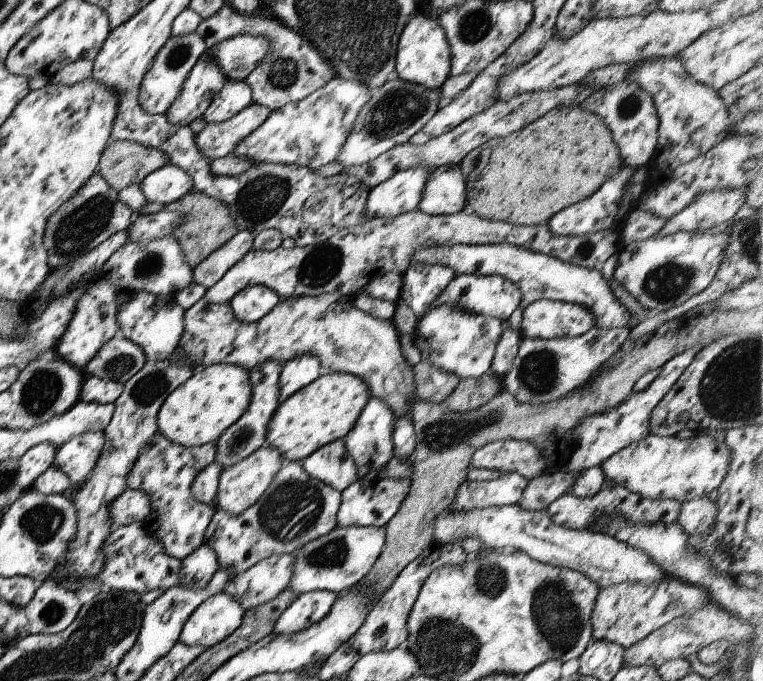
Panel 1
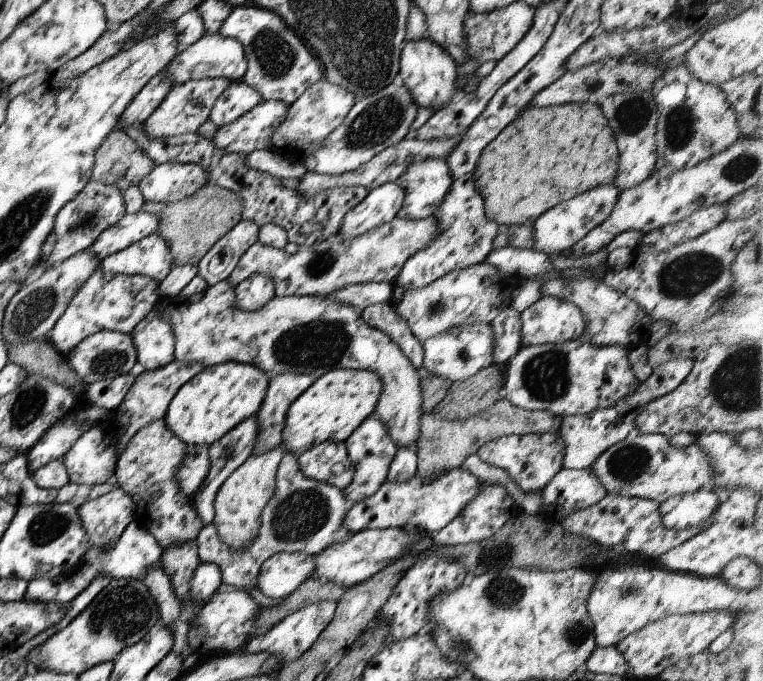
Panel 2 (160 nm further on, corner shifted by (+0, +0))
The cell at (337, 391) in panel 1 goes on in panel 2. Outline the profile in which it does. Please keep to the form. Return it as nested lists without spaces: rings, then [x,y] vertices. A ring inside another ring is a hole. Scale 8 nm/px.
[[[337,369],[323,374],[289,404],[281,430],[281,447],[298,458],[321,442],[344,442],[365,418],[374,414],[379,394],[382,384],[375,372]]]

